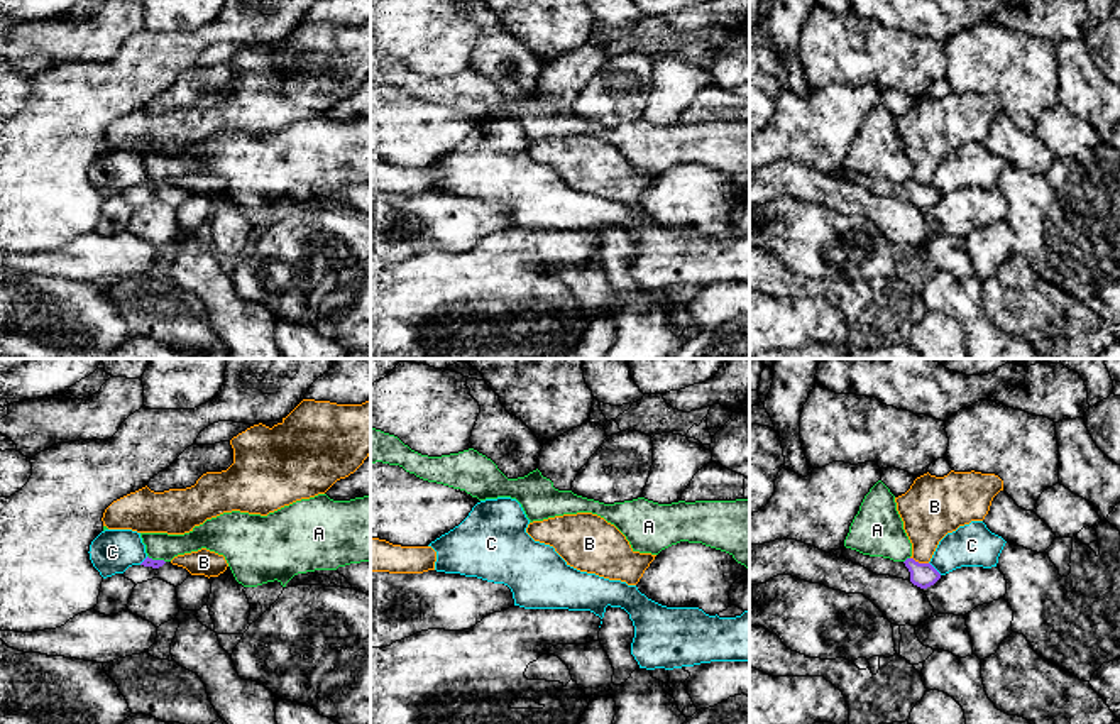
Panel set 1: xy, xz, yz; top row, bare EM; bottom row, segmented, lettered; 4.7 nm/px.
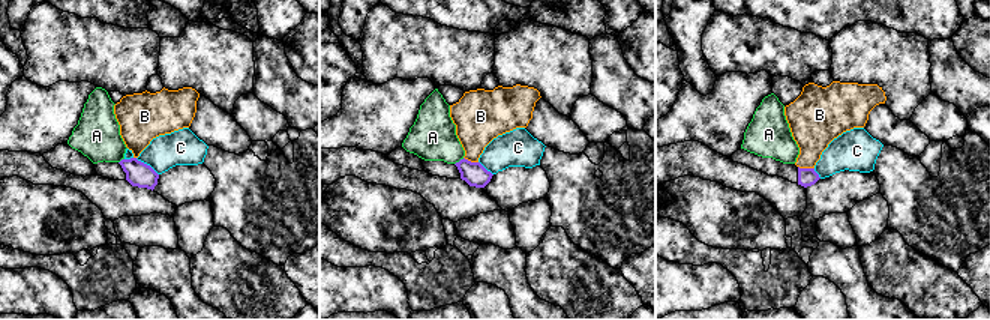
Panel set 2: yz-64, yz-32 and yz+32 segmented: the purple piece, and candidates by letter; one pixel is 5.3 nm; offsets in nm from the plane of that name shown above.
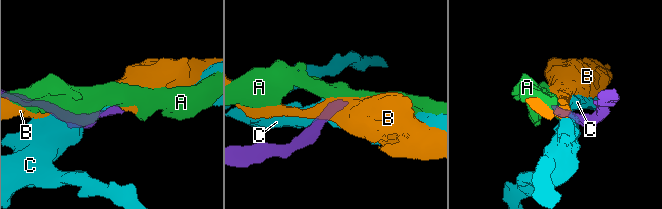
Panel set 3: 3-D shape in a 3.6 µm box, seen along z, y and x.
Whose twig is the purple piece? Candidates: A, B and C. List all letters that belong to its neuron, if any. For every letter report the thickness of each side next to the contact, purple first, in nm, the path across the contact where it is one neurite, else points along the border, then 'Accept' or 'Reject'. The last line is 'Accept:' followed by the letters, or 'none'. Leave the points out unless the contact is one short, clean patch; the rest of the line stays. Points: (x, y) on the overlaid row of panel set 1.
A: Thickness 50 nm (purple) against 130 nm. Boundary: xy (148, 555), (164, 562). Reject
B: Thickness 120 nm (purple) against 280 nm. Boundary: yz (911, 557), (927, 564). Reject
C: Thickness 120 nm (purple) against 200 nm. Reject
Accept: none

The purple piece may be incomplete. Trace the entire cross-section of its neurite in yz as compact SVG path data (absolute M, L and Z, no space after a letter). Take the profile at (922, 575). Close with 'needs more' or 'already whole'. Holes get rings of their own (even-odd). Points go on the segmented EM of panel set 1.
M843 546L843 557L876 575L890 575L910 580L920 589L927 589L941 579L941 573L931 563L919 563L914 558L907 558L905 562L893 562L883 557L863 555L846 546Z; needs more

